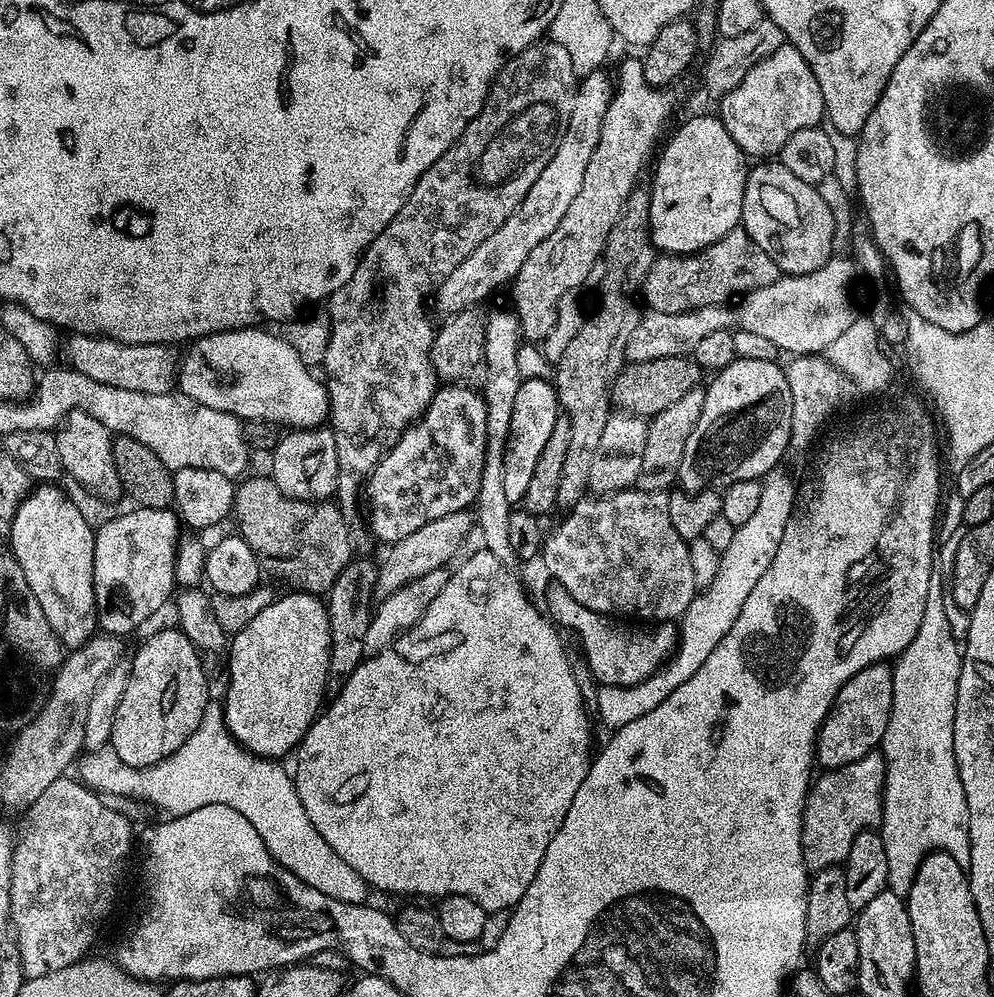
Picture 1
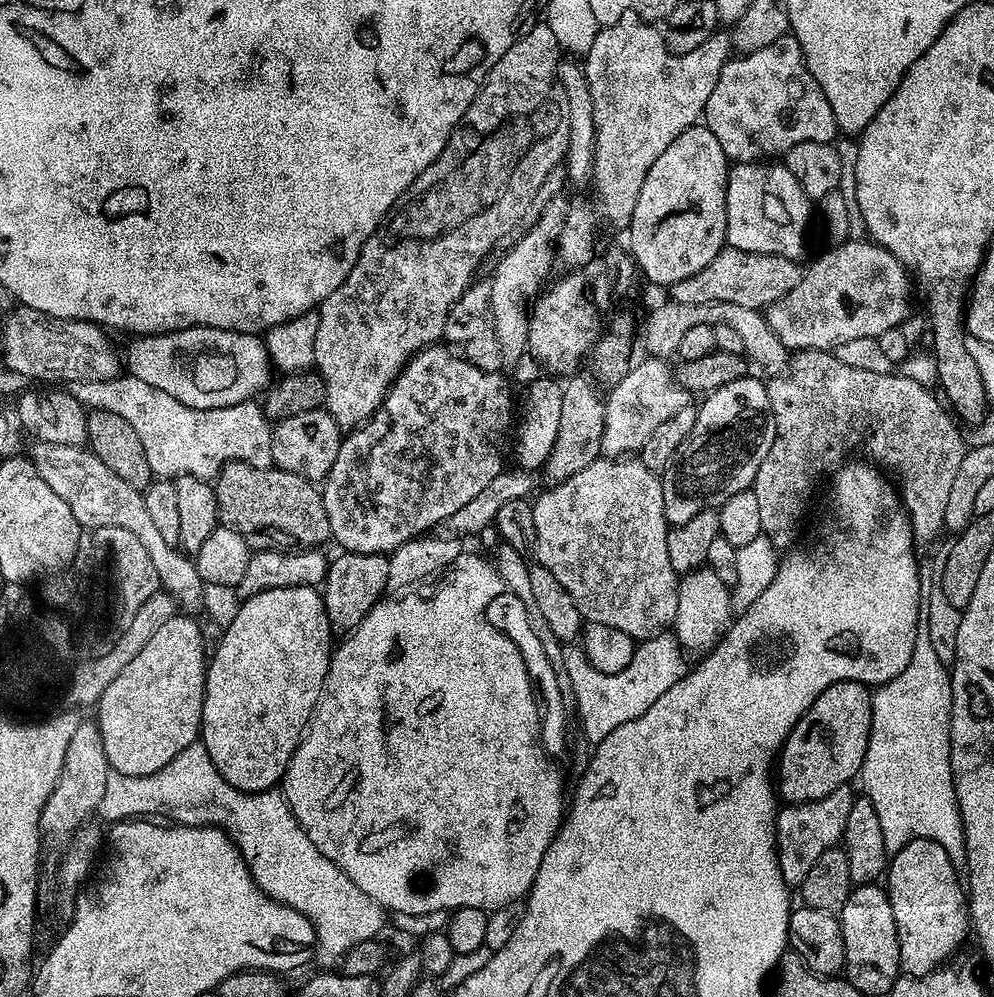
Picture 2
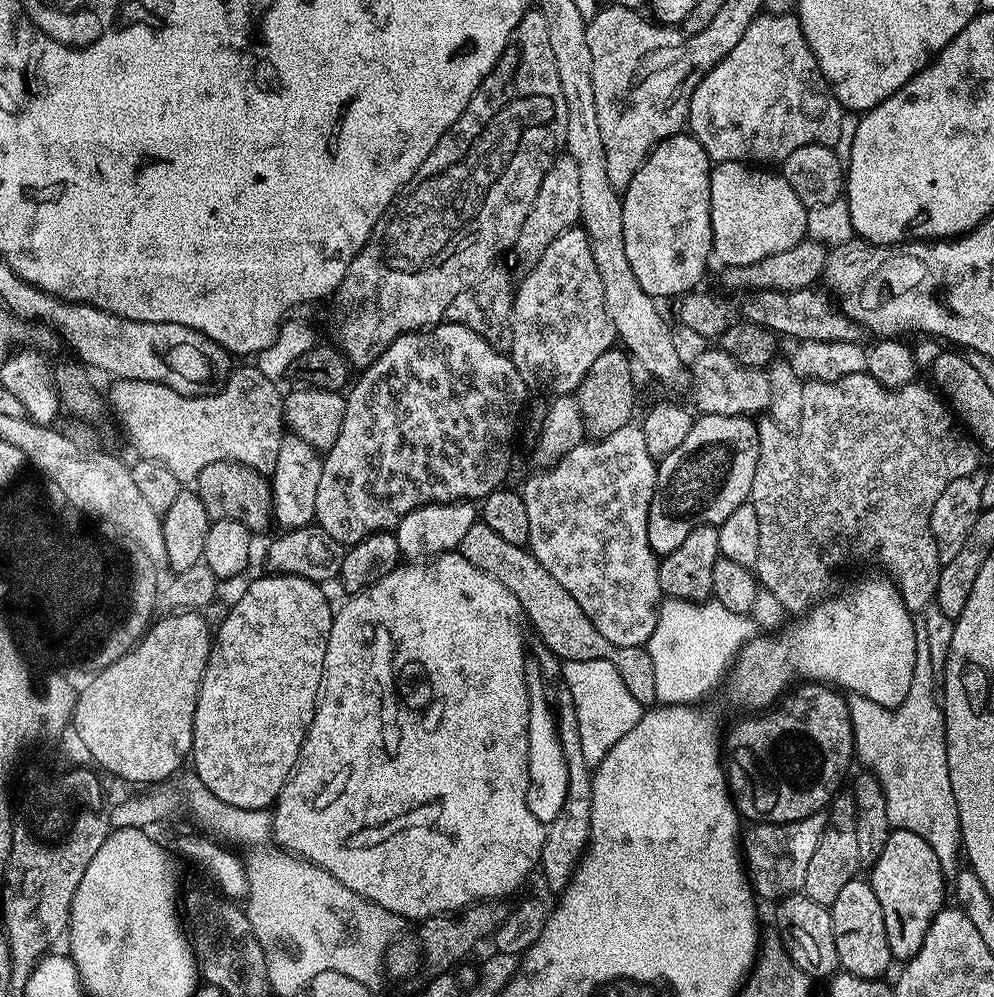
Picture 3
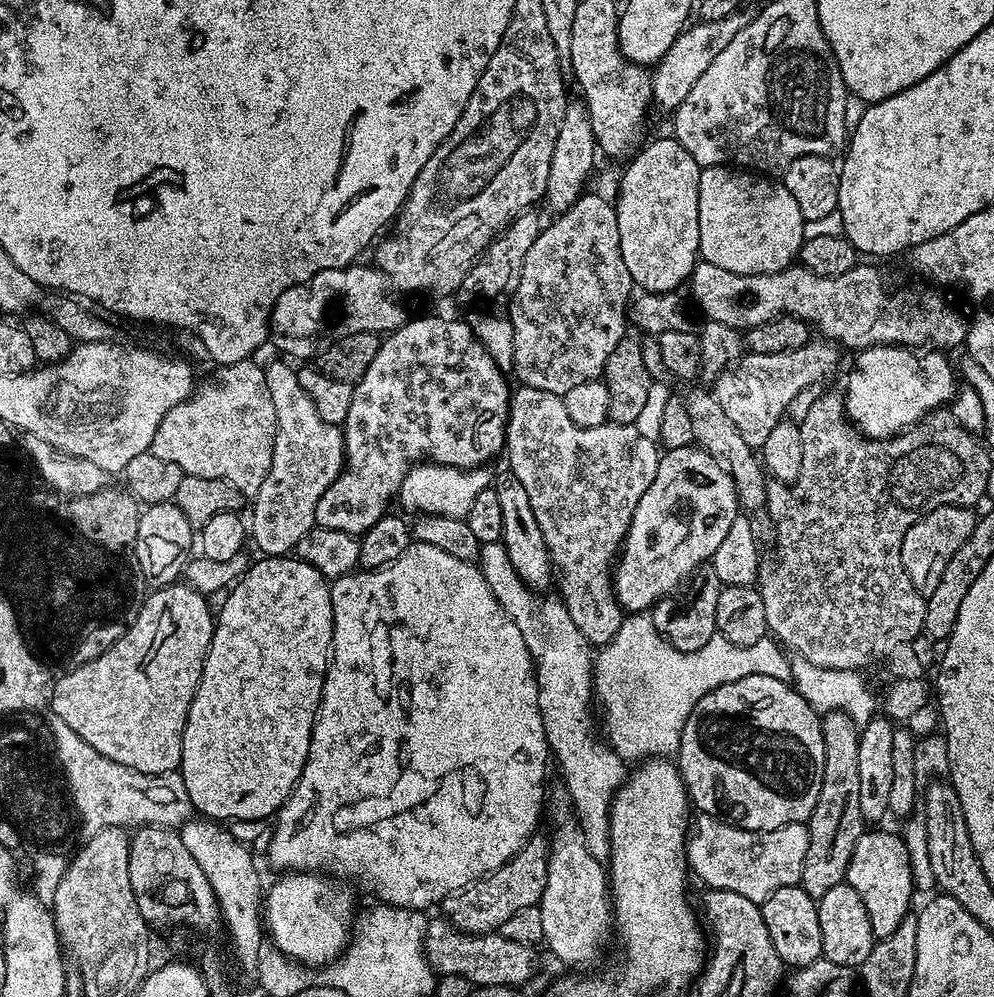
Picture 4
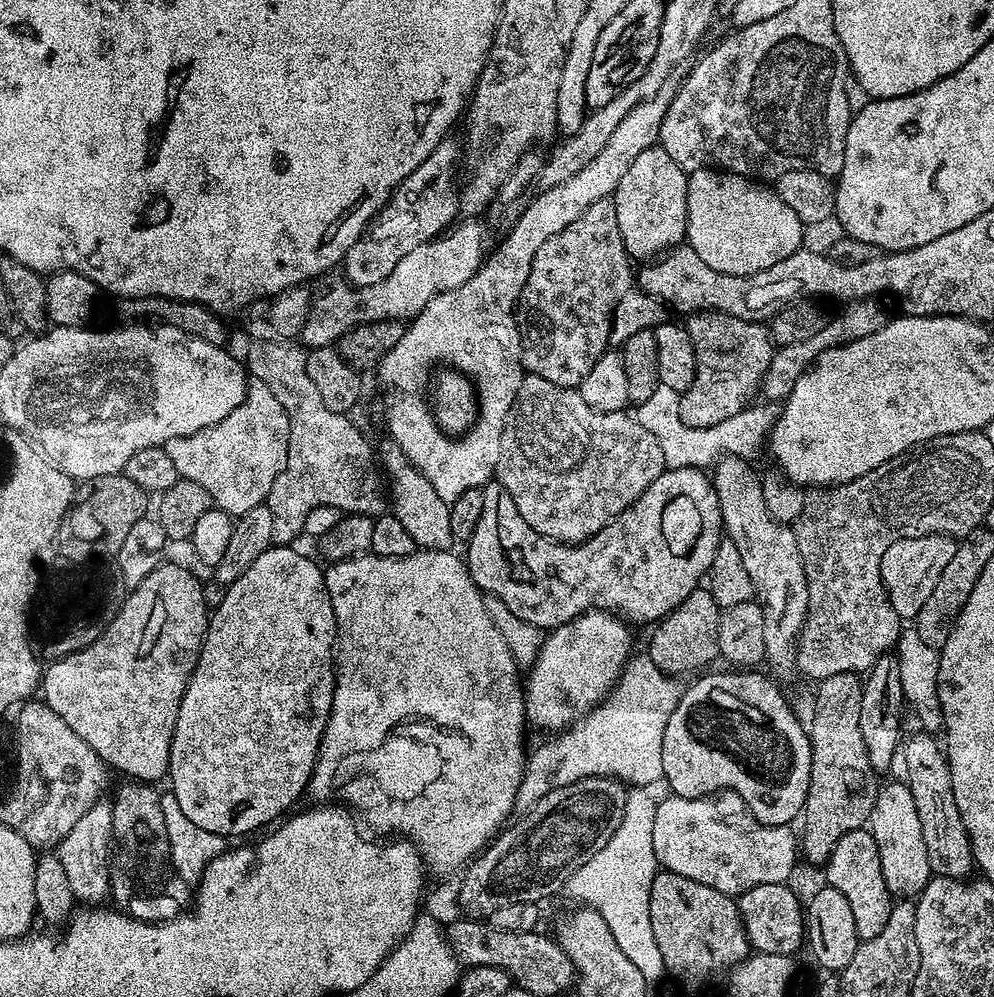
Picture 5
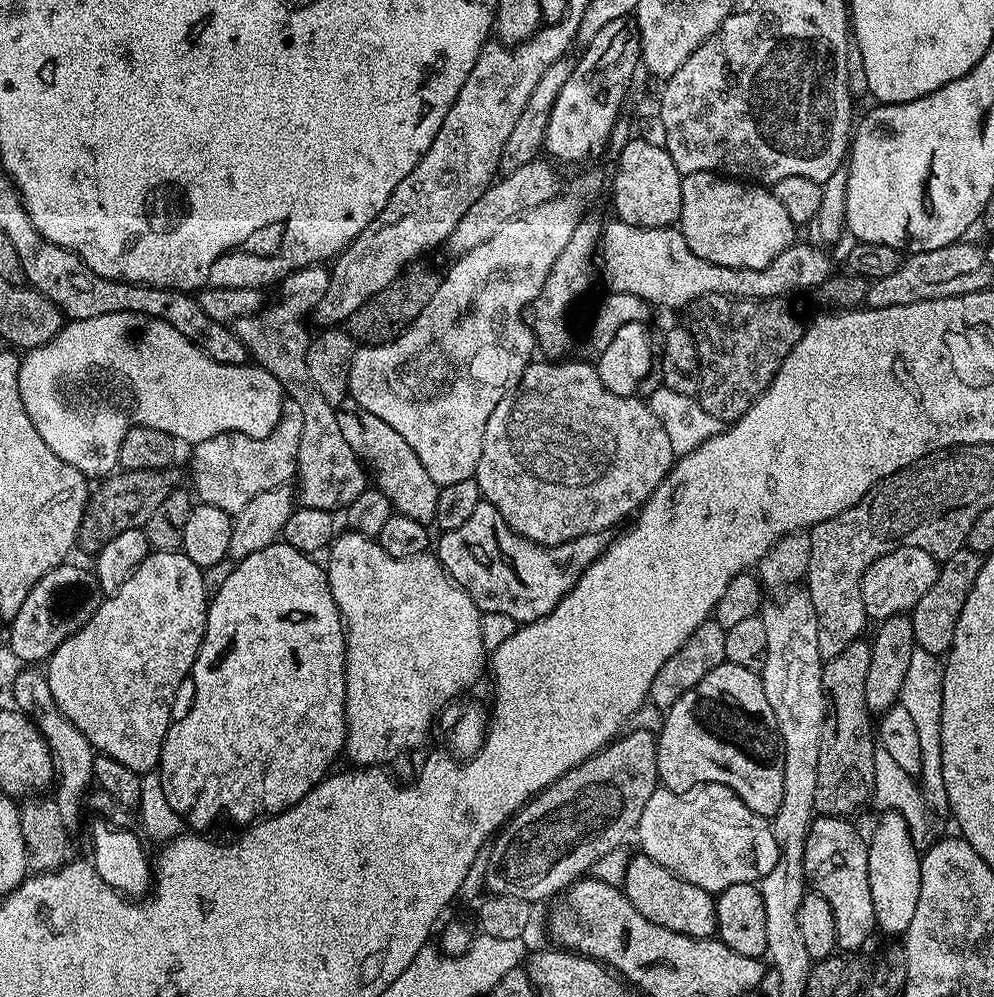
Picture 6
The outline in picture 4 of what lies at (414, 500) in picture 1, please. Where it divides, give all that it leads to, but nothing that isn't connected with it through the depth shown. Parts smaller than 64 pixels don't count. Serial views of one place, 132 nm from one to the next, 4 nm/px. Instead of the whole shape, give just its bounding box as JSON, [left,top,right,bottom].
[316,316,512,538]

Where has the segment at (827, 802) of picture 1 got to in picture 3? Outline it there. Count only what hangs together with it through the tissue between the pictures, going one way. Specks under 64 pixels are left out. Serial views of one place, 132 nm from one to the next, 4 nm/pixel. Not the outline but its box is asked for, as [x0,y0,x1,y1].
[742,812,828,902]

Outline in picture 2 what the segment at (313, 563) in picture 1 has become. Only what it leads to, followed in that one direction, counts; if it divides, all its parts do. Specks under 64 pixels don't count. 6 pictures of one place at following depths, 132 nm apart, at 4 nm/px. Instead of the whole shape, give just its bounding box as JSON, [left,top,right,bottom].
[214,460,332,552]

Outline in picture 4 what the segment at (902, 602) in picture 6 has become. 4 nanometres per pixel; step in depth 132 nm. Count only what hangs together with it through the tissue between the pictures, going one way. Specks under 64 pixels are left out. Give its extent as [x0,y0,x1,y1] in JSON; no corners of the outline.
[900,504,978,597]

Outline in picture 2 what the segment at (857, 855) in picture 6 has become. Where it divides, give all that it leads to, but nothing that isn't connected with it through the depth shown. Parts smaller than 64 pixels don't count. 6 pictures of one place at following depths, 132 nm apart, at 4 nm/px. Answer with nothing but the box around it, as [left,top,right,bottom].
[886,838,970,976]

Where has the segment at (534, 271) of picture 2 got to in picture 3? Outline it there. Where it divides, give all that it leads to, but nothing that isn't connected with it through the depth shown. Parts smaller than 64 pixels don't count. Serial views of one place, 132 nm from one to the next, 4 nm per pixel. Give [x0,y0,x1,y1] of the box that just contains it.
[512,154,581,269]

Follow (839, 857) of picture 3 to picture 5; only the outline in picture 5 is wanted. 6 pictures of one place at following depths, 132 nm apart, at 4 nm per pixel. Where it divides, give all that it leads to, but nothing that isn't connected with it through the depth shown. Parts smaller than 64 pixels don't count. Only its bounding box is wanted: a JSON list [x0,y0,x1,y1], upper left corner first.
[802,672,878,865]

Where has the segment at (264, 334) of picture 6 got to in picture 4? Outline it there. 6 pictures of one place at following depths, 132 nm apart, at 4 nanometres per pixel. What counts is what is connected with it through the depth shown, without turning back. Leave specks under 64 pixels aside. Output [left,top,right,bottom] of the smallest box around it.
[250,360,346,556]

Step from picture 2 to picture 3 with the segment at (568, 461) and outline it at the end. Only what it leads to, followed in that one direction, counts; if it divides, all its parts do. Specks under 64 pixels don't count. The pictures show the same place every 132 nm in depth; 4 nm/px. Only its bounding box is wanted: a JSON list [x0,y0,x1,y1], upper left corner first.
[574,346,636,440]

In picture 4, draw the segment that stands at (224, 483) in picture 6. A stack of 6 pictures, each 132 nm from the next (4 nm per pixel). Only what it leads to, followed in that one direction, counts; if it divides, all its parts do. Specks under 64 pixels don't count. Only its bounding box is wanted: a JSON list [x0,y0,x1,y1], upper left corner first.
[150,359,274,498]

